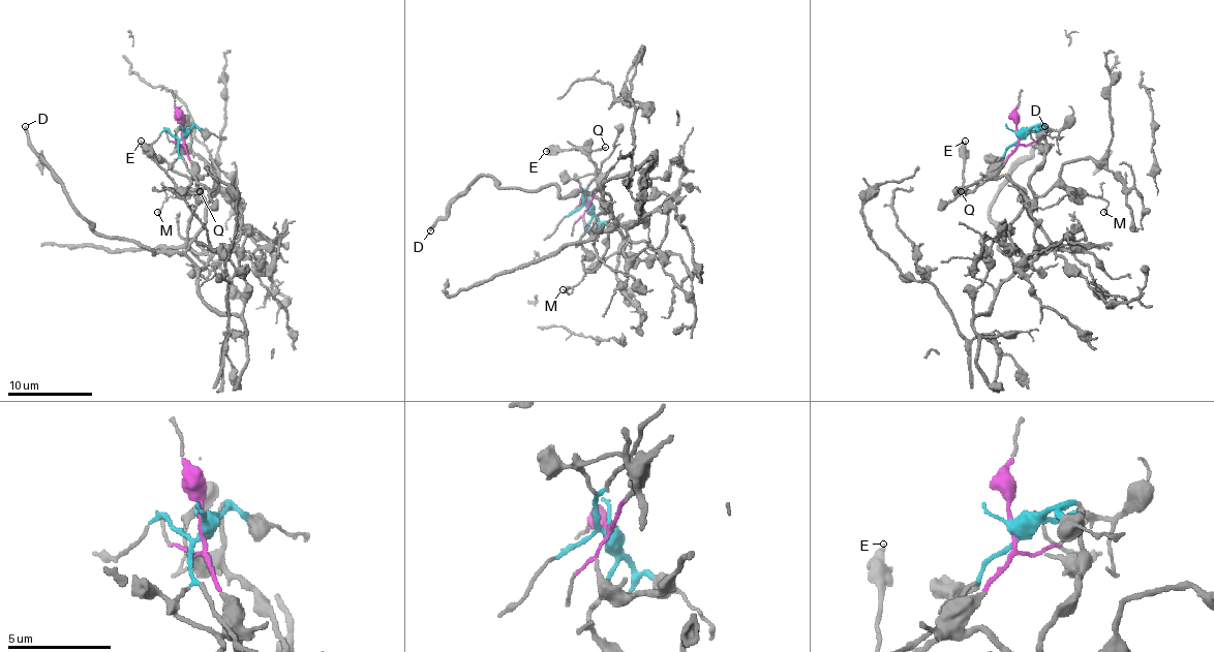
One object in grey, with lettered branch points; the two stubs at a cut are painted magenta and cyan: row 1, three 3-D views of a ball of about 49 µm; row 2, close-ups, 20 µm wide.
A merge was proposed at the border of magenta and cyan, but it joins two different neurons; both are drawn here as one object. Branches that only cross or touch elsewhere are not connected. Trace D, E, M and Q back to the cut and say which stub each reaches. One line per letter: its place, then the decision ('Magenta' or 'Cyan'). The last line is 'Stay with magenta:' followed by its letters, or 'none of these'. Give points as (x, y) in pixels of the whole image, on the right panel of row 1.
D: Place: (1044, 126). Cyan
E: Place: (965, 141). Magenta
M: Place: (1103, 212). Cyan
Q: Place: (961, 191). Magenta
Stay with magenta: E, Q

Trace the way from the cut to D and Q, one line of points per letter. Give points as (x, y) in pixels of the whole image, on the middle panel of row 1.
D: (588, 204), (597, 230), (620, 216), (599, 188), (564, 197), (552, 184), (502, 188), (481, 176), (430, 230)
Q: (588, 204), (597, 188), (590, 157), (593, 151), (605, 147)

